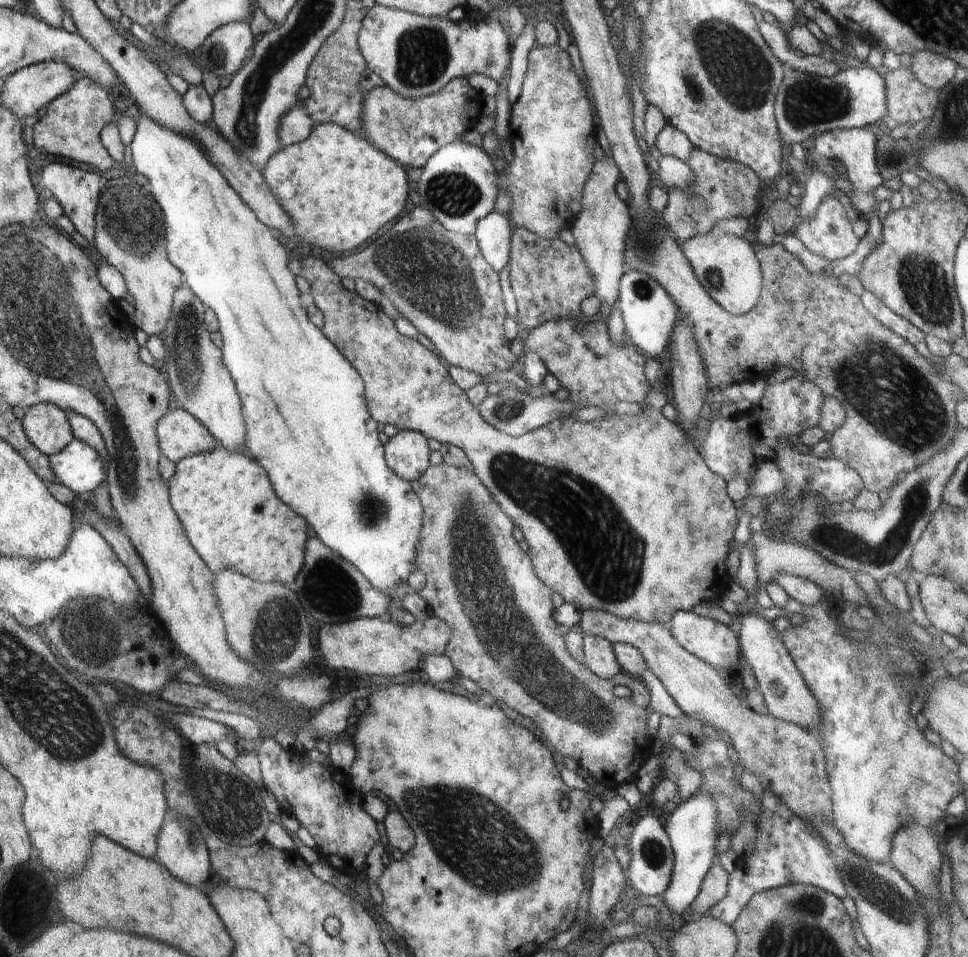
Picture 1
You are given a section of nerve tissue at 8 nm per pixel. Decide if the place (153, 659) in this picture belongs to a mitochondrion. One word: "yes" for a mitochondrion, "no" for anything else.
no

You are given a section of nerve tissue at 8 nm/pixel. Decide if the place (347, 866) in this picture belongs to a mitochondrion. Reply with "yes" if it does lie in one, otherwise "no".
no

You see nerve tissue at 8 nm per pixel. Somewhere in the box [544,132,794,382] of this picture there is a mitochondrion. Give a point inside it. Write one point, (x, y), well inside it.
(715, 281)

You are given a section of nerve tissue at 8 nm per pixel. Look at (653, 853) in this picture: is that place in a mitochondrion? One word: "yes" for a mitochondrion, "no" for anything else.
yes

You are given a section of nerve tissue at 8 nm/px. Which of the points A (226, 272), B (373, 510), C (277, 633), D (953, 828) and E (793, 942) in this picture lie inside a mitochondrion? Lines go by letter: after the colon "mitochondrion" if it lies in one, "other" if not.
A: other
B: mitochondrion
C: mitochondrion
D: other
E: mitochondrion

